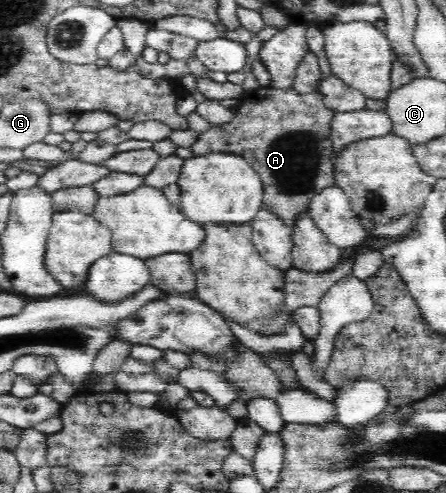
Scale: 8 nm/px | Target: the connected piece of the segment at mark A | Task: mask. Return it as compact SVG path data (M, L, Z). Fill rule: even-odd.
M260 86L254 92L246 93L236 109L232 121L226 124L212 124L209 130L200 133L191 151L194 156L222 152L238 155L246 160L260 176L263 185L262 210L270 211L288 227L293 228L299 218L308 213L314 195L335 185L335 153L331 132L335 112L325 107L325 96L320 92L303 94L292 87L273 89L270 86Z

